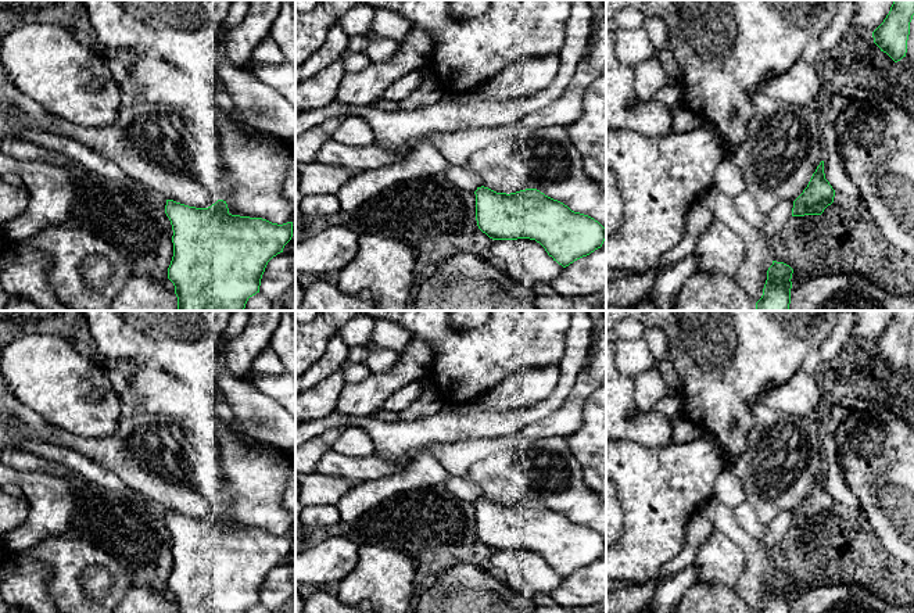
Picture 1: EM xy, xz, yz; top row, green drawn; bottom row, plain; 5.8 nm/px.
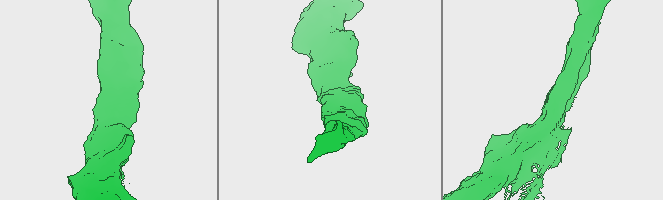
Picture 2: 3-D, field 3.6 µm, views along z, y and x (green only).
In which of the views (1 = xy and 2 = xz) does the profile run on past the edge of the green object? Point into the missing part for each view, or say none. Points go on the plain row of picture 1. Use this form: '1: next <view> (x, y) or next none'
1: next none
2: next none

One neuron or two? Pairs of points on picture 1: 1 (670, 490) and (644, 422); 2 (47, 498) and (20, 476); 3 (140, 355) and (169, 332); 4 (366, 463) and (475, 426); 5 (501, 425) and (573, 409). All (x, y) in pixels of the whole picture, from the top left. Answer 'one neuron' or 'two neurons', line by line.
1: two neurons
2: one neuron
3: one neuron
4: two neurons
5: two neurons

